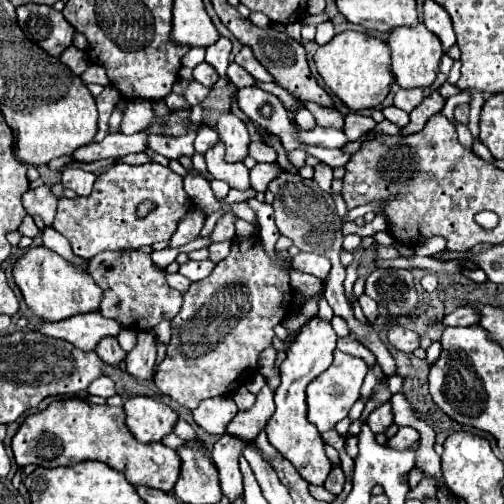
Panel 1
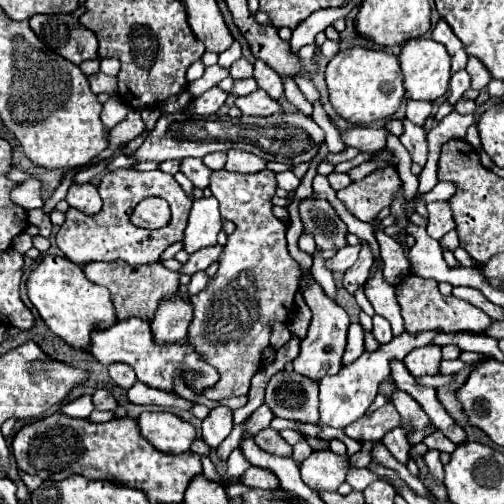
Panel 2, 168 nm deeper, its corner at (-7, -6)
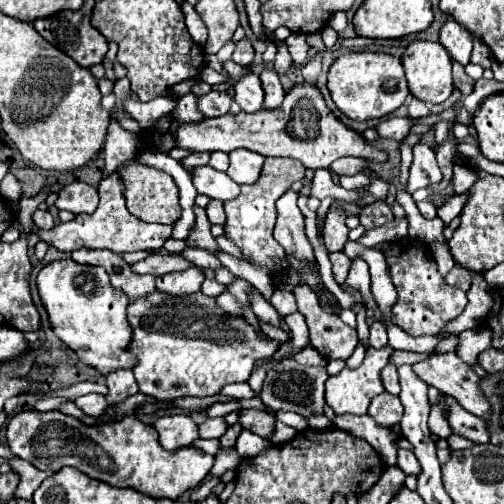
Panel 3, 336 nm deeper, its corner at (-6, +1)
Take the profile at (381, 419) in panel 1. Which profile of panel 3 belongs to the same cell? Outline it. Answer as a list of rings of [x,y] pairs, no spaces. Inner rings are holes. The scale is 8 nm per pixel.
[[[398,449],[398,467],[408,475],[418,475],[420,473],[420,465],[418,465],[418,459],[414,457],[412,451],[408,449]]]

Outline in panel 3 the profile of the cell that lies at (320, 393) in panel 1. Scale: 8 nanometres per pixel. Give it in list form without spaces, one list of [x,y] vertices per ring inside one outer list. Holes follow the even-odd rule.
[[[386,345],[382,349],[368,347],[366,359],[364,359],[364,363],[360,367],[356,367],[356,369],[344,367],[338,375],[330,375],[328,377],[328,381],[326,381],[326,403],[334,409],[336,415],[344,415],[344,413],[364,415],[366,413],[370,401],[384,391],[384,385],[382,385],[382,379],[380,379],[380,371],[390,363],[392,353],[394,353],[394,349],[390,349],[390,345]]]

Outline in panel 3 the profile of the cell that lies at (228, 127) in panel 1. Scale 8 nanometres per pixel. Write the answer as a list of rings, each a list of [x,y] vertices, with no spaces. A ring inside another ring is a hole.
[[[236,149],[230,151],[230,167],[228,167],[228,177],[236,183],[254,183],[260,175],[264,157],[258,153],[250,153],[246,149]]]

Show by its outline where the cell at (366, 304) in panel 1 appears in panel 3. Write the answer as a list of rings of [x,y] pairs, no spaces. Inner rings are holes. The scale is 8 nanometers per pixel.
[[[374,319],[370,325],[370,345],[380,349],[384,345],[388,345],[388,337],[386,337],[386,327],[382,325],[382,321]]]

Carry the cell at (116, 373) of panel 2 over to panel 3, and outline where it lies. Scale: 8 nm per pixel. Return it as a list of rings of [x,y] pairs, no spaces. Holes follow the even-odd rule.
[[[118,369],[118,371],[112,371],[110,375],[106,375],[106,383],[108,383],[108,389],[110,393],[106,395],[106,401],[108,405],[114,405],[114,403],[120,403],[124,401],[126,397],[138,393],[138,383],[132,375],[132,371],[128,369]]]

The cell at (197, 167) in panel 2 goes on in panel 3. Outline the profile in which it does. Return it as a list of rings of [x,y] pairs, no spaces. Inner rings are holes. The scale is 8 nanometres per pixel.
[[[210,165],[194,167],[192,183],[198,189],[198,193],[210,199],[218,199],[218,201],[234,199],[240,193],[238,183],[234,183],[226,173],[218,173],[216,169],[210,169]]]

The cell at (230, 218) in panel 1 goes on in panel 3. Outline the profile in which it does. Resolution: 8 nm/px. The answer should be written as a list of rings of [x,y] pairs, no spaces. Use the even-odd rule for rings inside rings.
[[[152,255],[152,257],[132,265],[132,269],[140,275],[144,275],[144,273],[166,275],[166,273],[174,273],[174,271],[182,271],[182,269],[190,269],[190,267],[192,267],[192,263],[188,259],[184,259],[182,255]]]

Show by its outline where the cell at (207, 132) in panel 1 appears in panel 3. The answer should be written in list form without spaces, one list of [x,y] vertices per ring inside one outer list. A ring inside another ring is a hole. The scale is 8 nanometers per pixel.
[[[222,151],[210,153],[210,167],[218,169],[218,171],[226,171],[228,169],[228,155]]]

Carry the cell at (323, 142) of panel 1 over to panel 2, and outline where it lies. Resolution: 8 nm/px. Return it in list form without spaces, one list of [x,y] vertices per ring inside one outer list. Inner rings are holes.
[[[351,128],[351,130],[341,132],[343,142],[347,146],[359,148],[361,152],[383,150],[385,142],[387,142],[387,136],[389,136],[387,128],[377,128],[377,130],[375,128]]]

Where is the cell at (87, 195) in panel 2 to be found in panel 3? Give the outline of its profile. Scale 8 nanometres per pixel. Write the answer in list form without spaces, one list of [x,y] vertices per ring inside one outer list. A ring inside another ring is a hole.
[[[74,181],[66,187],[62,187],[62,191],[58,193],[56,199],[56,207],[58,209],[66,209],[72,213],[94,213],[98,207],[98,191],[96,187],[82,183],[82,181]]]

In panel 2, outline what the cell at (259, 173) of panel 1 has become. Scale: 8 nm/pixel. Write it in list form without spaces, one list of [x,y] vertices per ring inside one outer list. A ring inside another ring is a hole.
[[[281,172],[277,174],[277,187],[290,192],[296,190],[300,184],[300,180],[296,176],[291,176],[291,172]]]

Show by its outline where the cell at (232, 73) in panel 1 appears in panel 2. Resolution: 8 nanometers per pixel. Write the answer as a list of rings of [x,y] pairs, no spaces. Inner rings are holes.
[[[239,58],[231,64],[231,76],[233,78],[251,78],[253,76],[253,64],[247,58]]]

